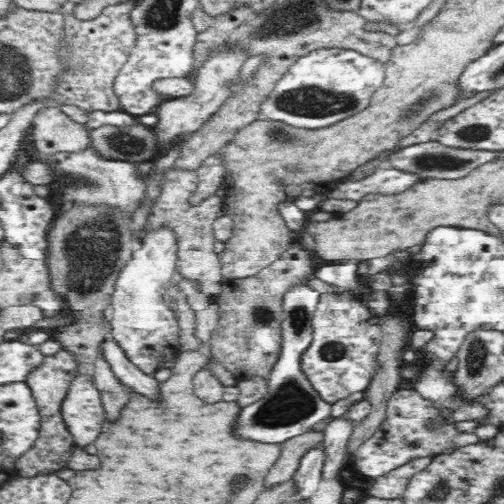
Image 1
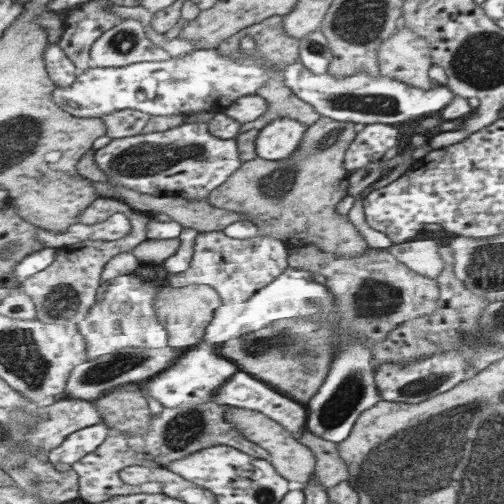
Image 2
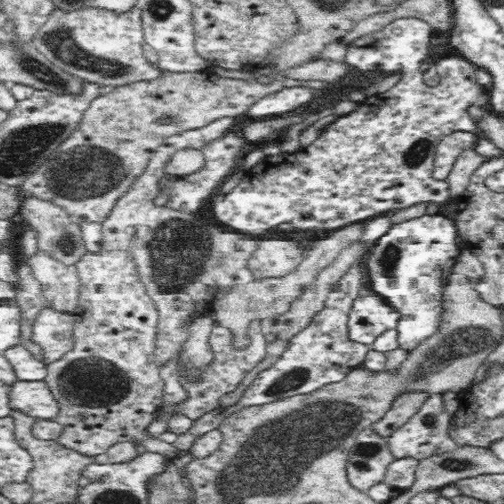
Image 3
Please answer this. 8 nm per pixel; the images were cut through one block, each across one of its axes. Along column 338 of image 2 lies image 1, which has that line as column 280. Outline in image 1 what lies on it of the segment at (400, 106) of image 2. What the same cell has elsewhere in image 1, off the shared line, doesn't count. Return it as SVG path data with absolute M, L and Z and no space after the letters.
M324 48L302 56L276 82L274 92L262 102L262 118L284 122L294 128L328 128L370 108L374 92L386 80L386 64L352 50Z

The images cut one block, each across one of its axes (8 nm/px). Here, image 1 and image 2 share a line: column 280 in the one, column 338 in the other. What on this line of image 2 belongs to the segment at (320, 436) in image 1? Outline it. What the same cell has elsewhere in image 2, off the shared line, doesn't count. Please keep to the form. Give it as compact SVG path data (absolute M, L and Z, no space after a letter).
M303 432L301 440L297 440L297 446L299 448L303 448L303 446L309 448L315 456L315 472L313 472L311 480L307 482L307 486L317 482L317 484L325 486L325 490L329 490L339 482L351 480L349 466L339 456L339 450L337 450L339 444L333 444L333 442L327 442L323 438L317 438L315 434Z

